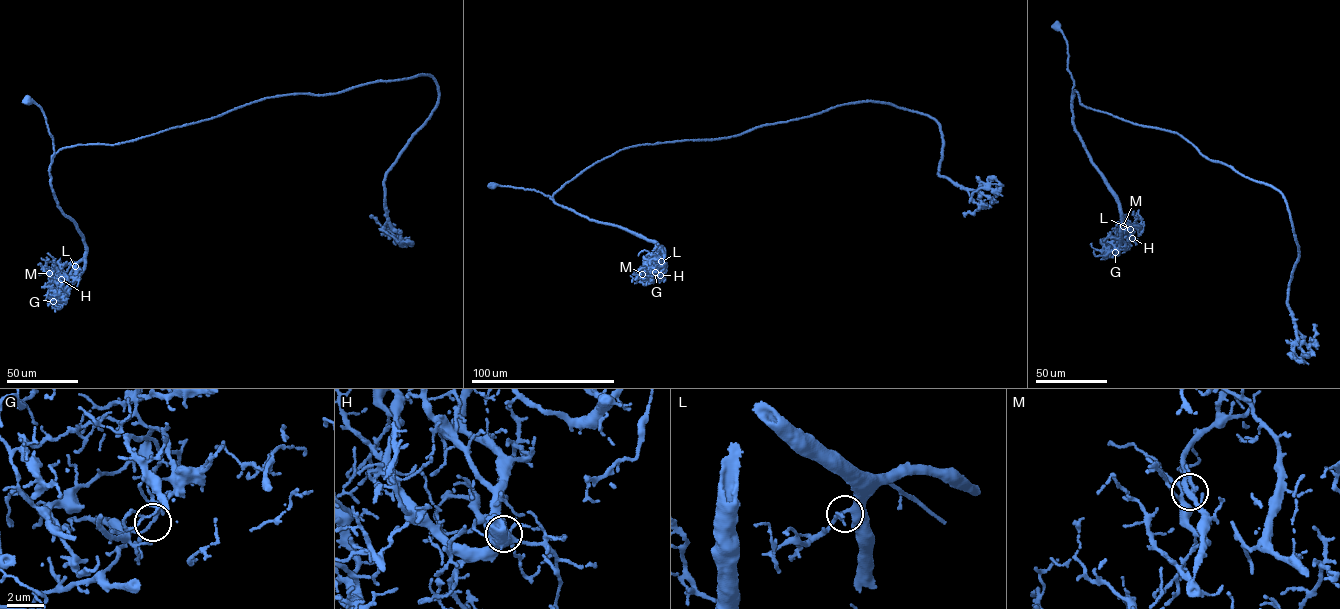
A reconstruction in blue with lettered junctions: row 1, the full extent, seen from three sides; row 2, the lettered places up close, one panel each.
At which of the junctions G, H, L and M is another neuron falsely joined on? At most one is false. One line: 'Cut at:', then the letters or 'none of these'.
Cut at: G

